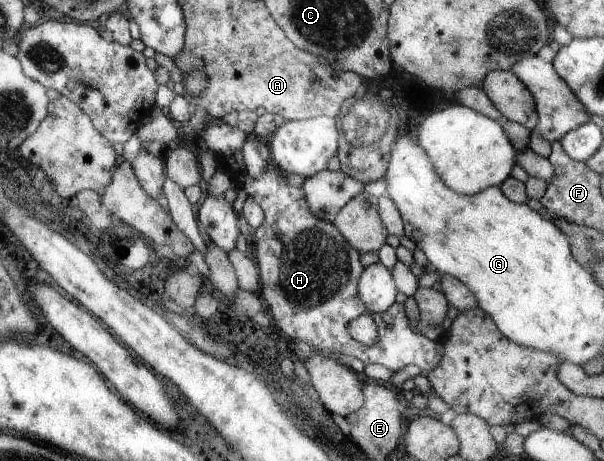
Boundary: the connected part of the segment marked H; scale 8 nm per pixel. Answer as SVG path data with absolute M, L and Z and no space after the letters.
M209 119L203 130L204 142L208 145L208 149L214 152L216 159L219 161L226 156L226 164L219 164L220 170L226 172L230 179L237 179L237 186L244 189L248 193L248 197L251 197L262 208L265 220L262 226L254 232L254 239L252 240L253 258L257 262L261 276L260 296L265 302L267 312L273 319L272 324L276 325L288 338L302 341L329 356L352 356L366 365L377 363L393 372L407 365L415 365L422 372L434 370L446 354L445 346L440 342L438 345L441 346L442 350L436 350L436 344L432 340L412 332L412 328L408 326L408 318L406 318L406 310L404 310L403 304L395 303L383 314L371 314L372 320L378 328L378 342L374 346L364 346L364 344L359 344L350 337L349 323L366 313L365 304L357 291L365 268L360 261L360 252L350 246L333 222L322 219L309 210L305 190L302 187L290 186L287 182L288 176L271 159L267 160L268 164L266 164L264 172L260 176L257 178L249 176L246 164L242 160L242 150L240 150L246 142L246 134L240 128L234 128L224 120Z

